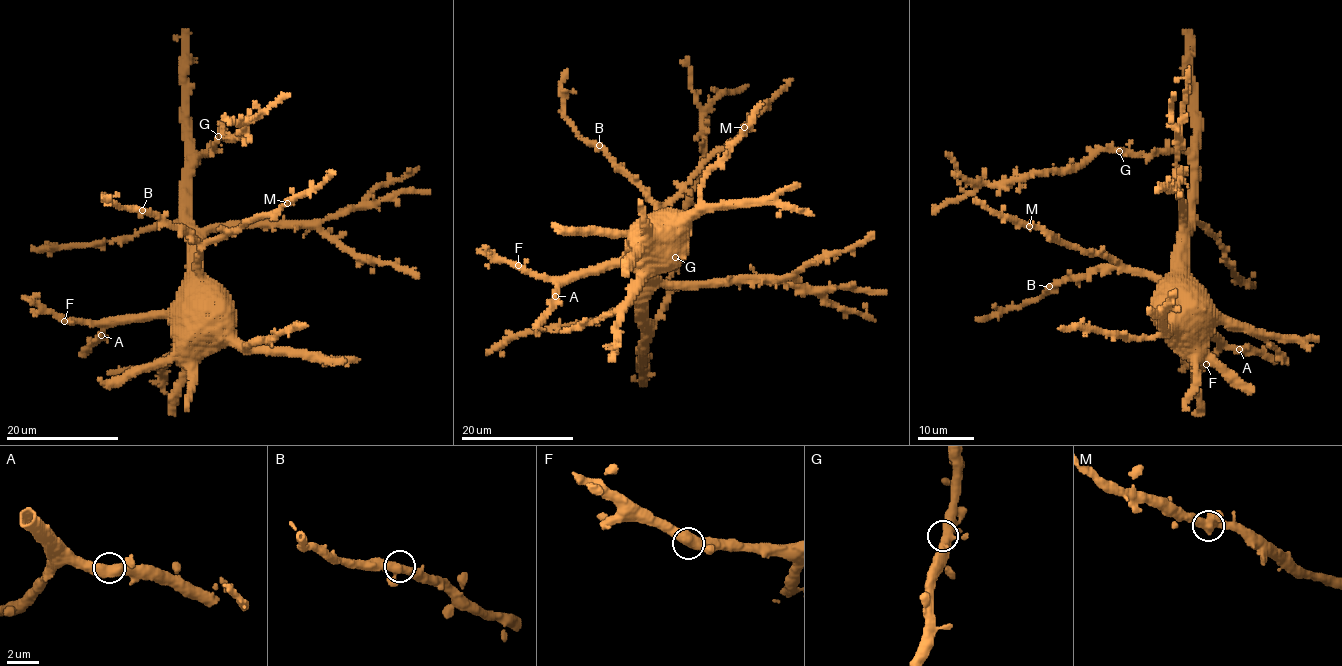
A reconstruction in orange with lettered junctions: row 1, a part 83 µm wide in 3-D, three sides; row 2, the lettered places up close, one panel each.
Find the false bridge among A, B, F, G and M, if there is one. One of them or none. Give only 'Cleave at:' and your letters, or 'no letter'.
Cleave at: no letter

